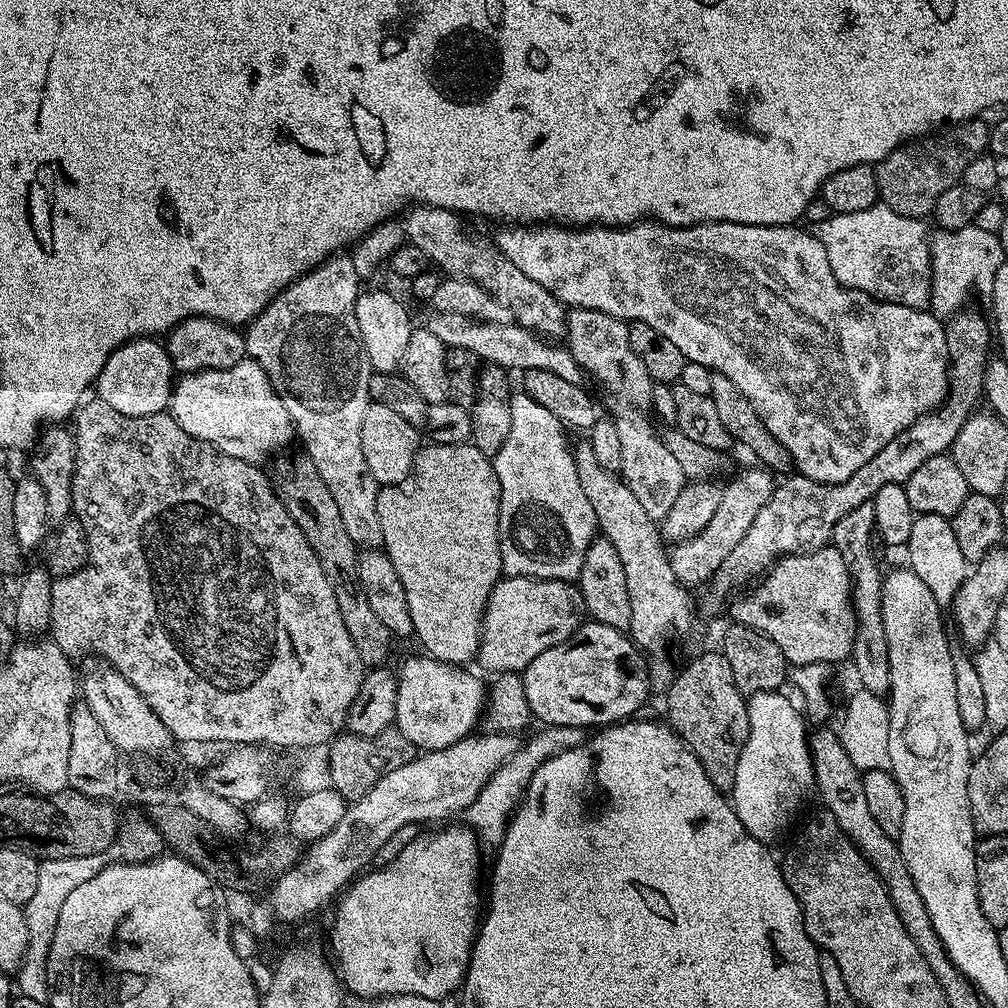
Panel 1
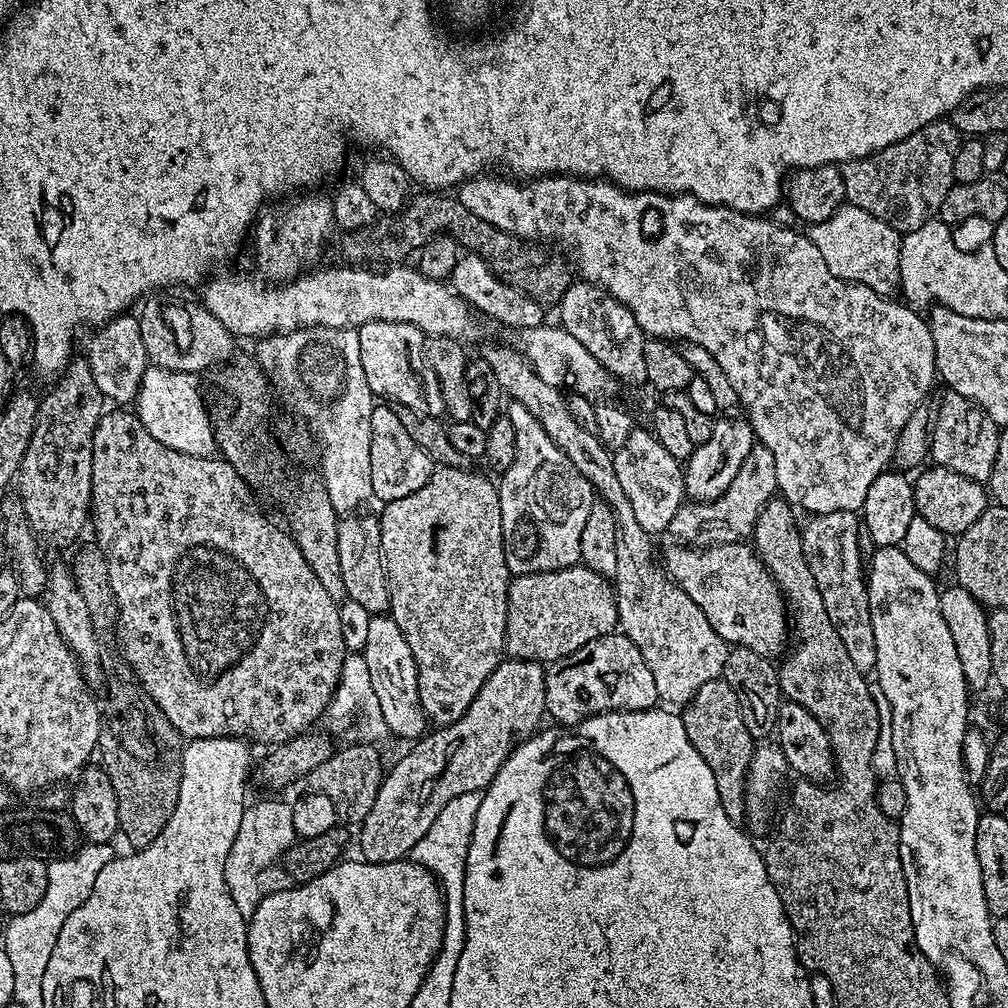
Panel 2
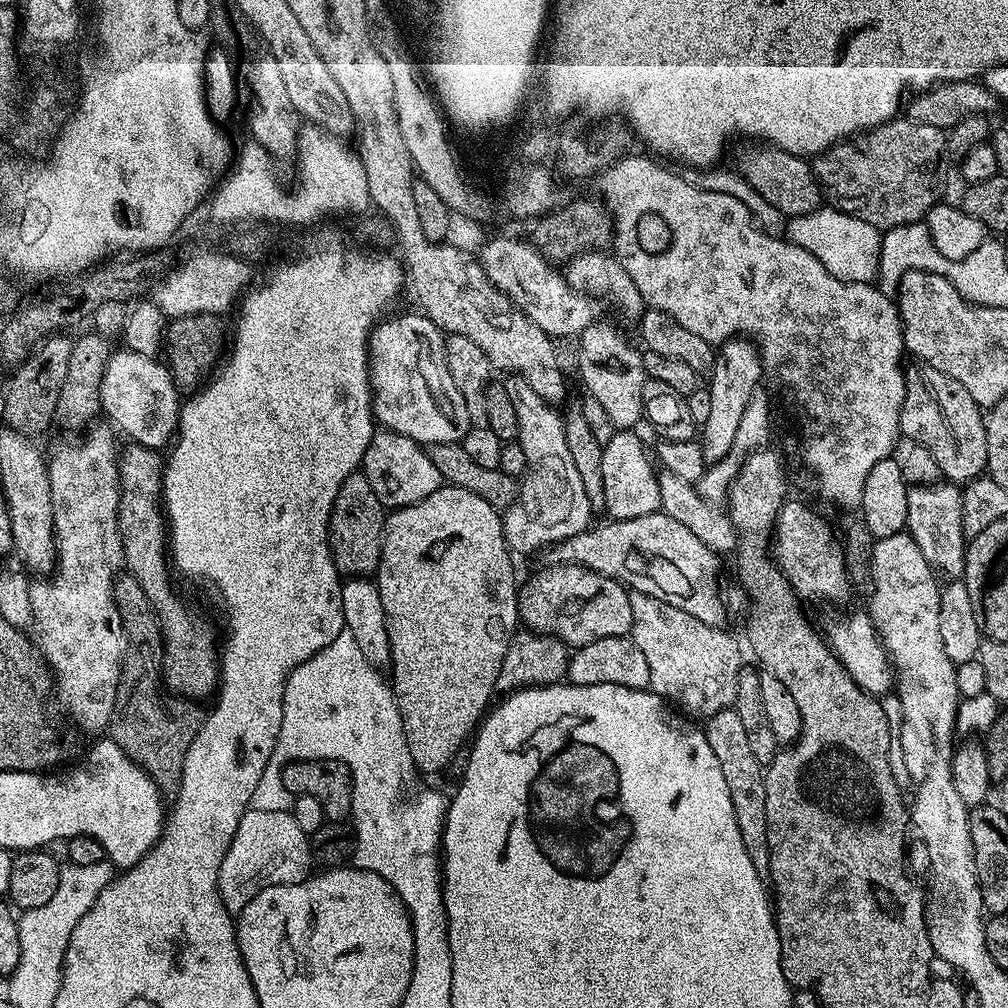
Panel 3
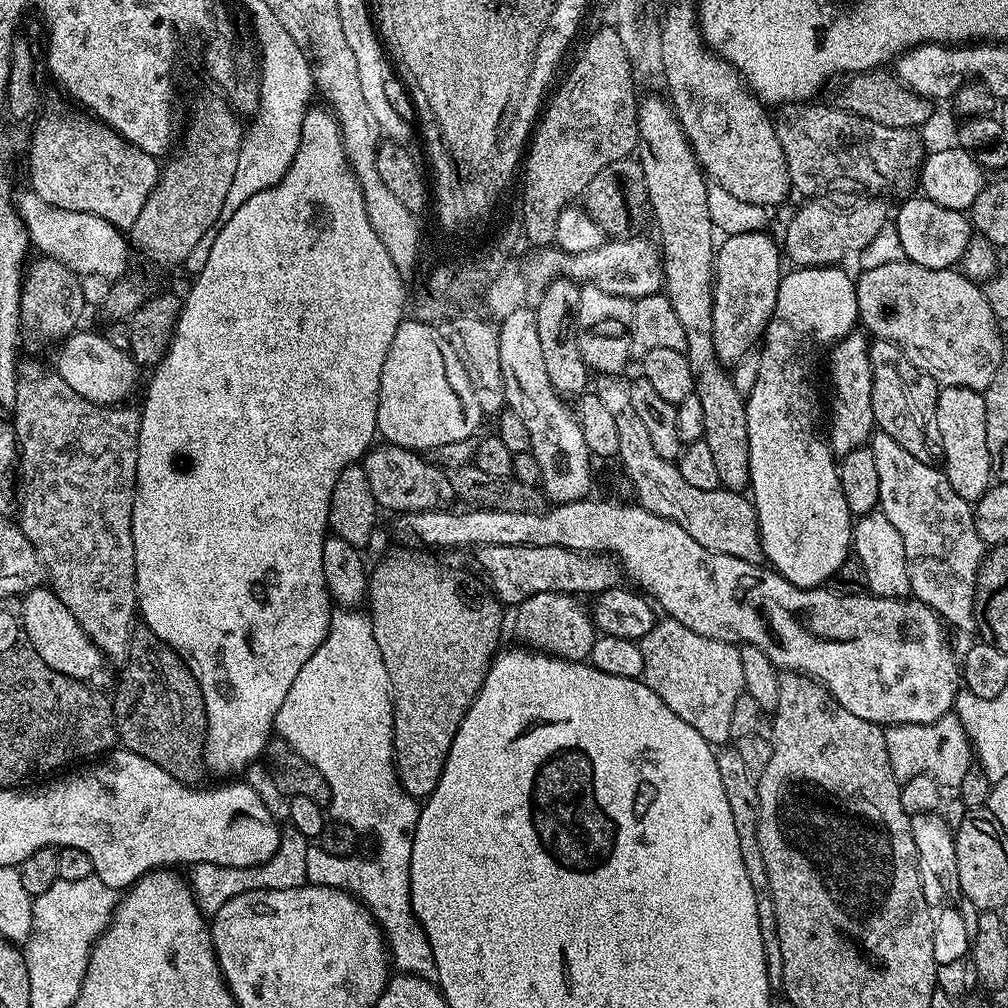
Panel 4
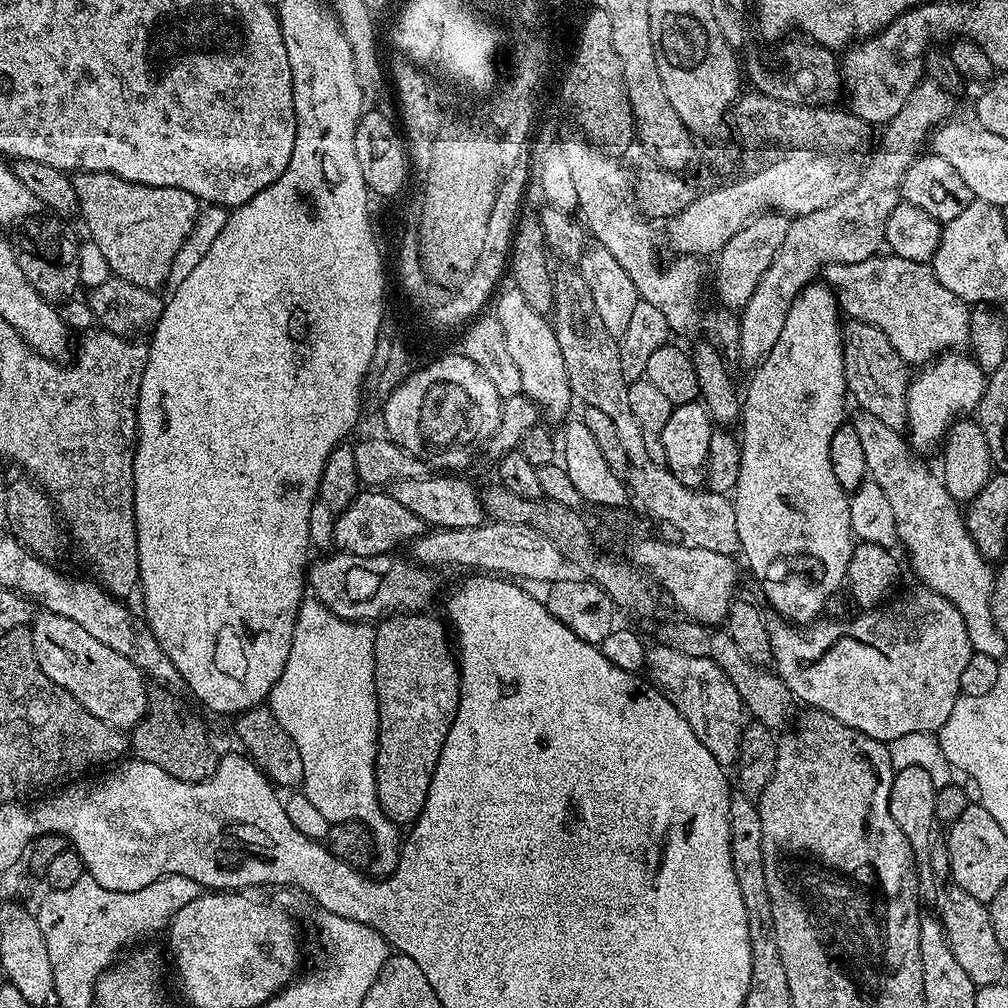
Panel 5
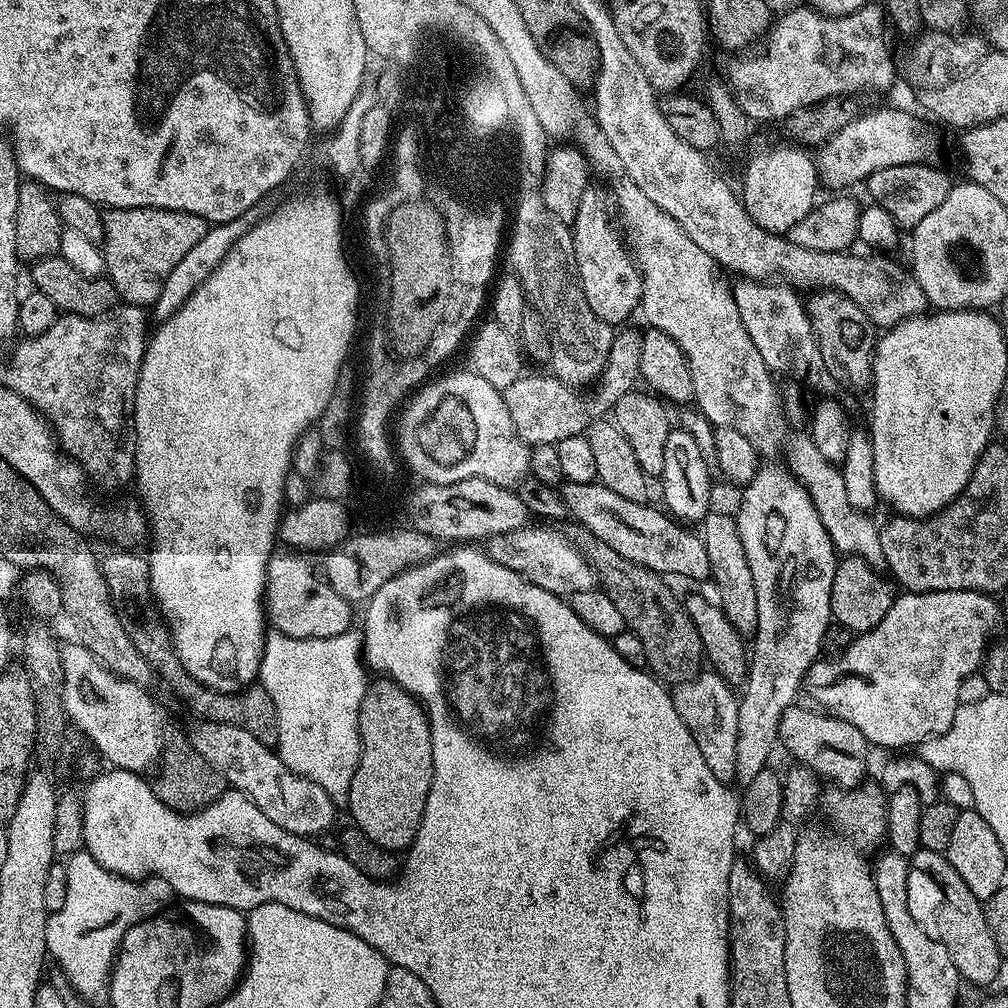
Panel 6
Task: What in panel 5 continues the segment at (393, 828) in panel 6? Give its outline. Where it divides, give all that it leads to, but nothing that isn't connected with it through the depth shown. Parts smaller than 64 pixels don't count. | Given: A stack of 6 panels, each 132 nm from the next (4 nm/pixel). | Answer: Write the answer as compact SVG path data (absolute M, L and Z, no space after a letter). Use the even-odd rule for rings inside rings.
M400 610L383 617L375 625L374 682L380 715L380 737L376 739L376 793L381 810L398 826L411 826L422 814L442 746L460 705L460 666L450 643L449 629L434 617L424 615L428 614Z

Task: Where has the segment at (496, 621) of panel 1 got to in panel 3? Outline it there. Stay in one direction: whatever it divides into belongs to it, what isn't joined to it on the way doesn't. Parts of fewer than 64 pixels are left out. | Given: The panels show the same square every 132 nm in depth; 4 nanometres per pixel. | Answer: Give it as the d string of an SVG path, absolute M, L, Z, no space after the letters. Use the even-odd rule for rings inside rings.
M564 564L557 566L546 566L545 569L538 573L537 576L532 576L528 580L528 585L521 587L518 592L520 601L520 618L519 623L523 625L529 632L540 632L544 636L553 636L558 638L564 644L568 645L569 649L575 650L586 646L590 642L598 642L598 638L618 638L619 636L628 636L632 630L632 615L630 614L630 592L625 585L618 580L611 580L597 572L591 572L589 568L580 568L577 564Z

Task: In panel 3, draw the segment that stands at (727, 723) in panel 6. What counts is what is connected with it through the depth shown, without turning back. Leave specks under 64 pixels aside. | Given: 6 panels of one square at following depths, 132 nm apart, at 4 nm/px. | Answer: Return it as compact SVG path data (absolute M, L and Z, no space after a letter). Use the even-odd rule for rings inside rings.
M633 591L630 595L630 614L632 615L630 639L638 646L638 650L642 650L647 664L650 665L648 688L661 700L675 706L688 718L696 718L692 716L707 718L735 705L736 683L740 677L742 661L740 661L740 644L730 633L724 632L723 627L715 628L706 622L698 622L694 614L686 614L686 610L678 610L678 606L670 606L670 602L662 598L654 598L650 594L637 591Z

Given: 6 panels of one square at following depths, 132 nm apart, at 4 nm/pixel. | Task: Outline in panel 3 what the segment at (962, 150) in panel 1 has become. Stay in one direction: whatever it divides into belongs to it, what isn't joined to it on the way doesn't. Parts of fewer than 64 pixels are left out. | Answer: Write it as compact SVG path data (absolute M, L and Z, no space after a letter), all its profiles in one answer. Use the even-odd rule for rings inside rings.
M893 118L820 153L811 161L812 173L831 207L887 230L919 224L935 204L941 203L940 171L947 150L948 142L941 129Z

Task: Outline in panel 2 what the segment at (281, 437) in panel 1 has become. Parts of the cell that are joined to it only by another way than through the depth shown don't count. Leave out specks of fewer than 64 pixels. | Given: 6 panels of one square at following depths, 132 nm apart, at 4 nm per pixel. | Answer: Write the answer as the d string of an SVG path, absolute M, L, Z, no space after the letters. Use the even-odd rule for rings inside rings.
M148 367L134 401L134 411L142 426L146 426L162 446L170 446L182 454L212 456L218 448L214 420L208 417L208 408L196 380L199 379L190 372Z

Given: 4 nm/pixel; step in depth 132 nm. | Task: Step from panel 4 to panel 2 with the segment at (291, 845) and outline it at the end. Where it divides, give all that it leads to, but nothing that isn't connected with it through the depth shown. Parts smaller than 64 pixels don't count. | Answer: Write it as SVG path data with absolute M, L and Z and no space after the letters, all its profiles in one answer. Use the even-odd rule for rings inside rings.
M287 799L260 800L257 804L249 803L245 807L242 826L238 826L238 838L234 838L234 846L230 846L230 854L224 867L224 880L228 883L238 910L245 918L251 918L262 898L293 887L292 879L286 874L282 861L284 851L295 844L297 839L294 814Z

